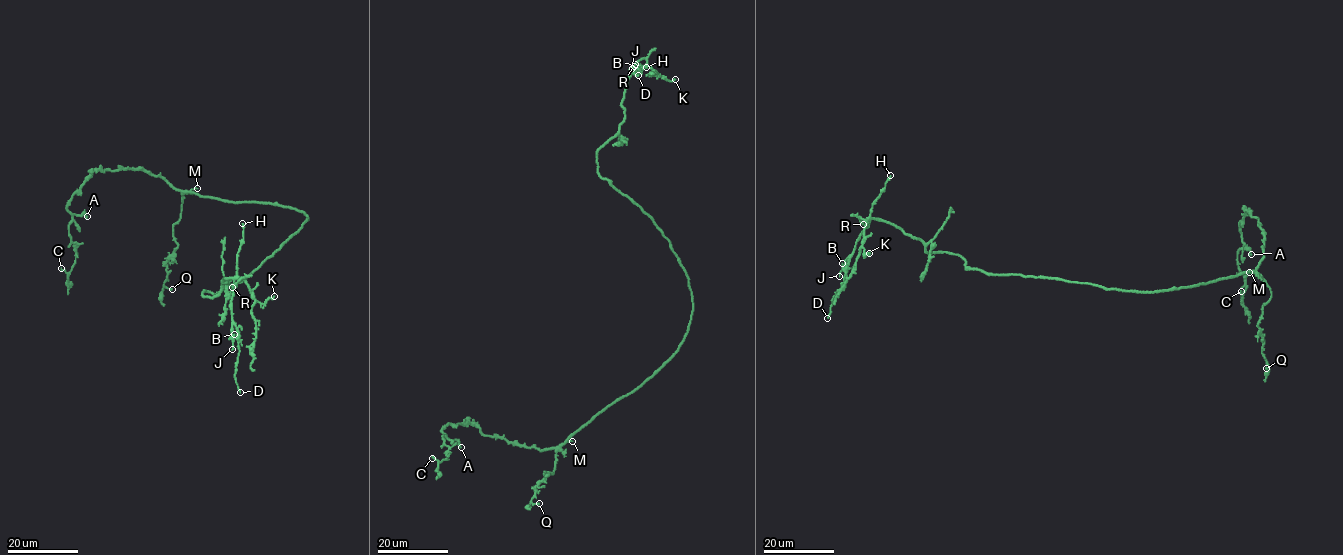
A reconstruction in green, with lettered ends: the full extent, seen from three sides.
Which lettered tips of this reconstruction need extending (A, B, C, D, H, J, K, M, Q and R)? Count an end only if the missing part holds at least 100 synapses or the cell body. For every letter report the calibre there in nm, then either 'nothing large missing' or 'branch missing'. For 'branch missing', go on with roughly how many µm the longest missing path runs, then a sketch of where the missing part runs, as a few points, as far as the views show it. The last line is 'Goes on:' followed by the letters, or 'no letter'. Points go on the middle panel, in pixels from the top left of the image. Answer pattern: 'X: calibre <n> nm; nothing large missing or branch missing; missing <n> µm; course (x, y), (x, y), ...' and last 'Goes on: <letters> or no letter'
A: calibre 130 nm; nothing large missing
B: calibre 160 nm; nothing large missing
C: calibre 110 nm; nothing large missing
D: calibre 140 nm; nothing large missing
H: calibre 80 nm; nothing large missing
J: calibre 140 nm; nothing large missing
K: calibre 150 nm; nothing large missing
M: calibre 120 nm; nothing large missing
Q: calibre 130 nm; nothing large missing
R: calibre 130 nm; branch missing; missing 9 µm; course (634, 66), (630, 65), (640, 48)
Goes on: R

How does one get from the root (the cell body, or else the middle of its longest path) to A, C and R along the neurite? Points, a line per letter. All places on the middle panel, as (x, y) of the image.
A: (689, 324), (652, 375), (563, 443), (540, 451), (448, 424), (441, 431), (461, 447)
C: (689, 324), (652, 375), (563, 443), (540, 451), (449, 423), (441, 431), (446, 460), (432, 458)
R: (689, 324), (688, 277), (669, 240), (598, 171), (597, 151), (624, 119), (627, 80), (646, 61), (634, 66)

